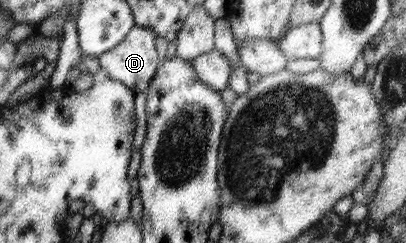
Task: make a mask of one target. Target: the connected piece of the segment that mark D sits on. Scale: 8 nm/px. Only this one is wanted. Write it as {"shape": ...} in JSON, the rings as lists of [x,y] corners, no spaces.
{"shape":[[[135,25],[124,42],[97,58],[101,71],[104,71],[109,79],[122,82],[126,87],[134,89],[138,93],[145,92],[153,82],[159,68],[158,65],[160,65],[160,57],[156,53],[156,32],[150,28],[144,29],[144,27]]]}

